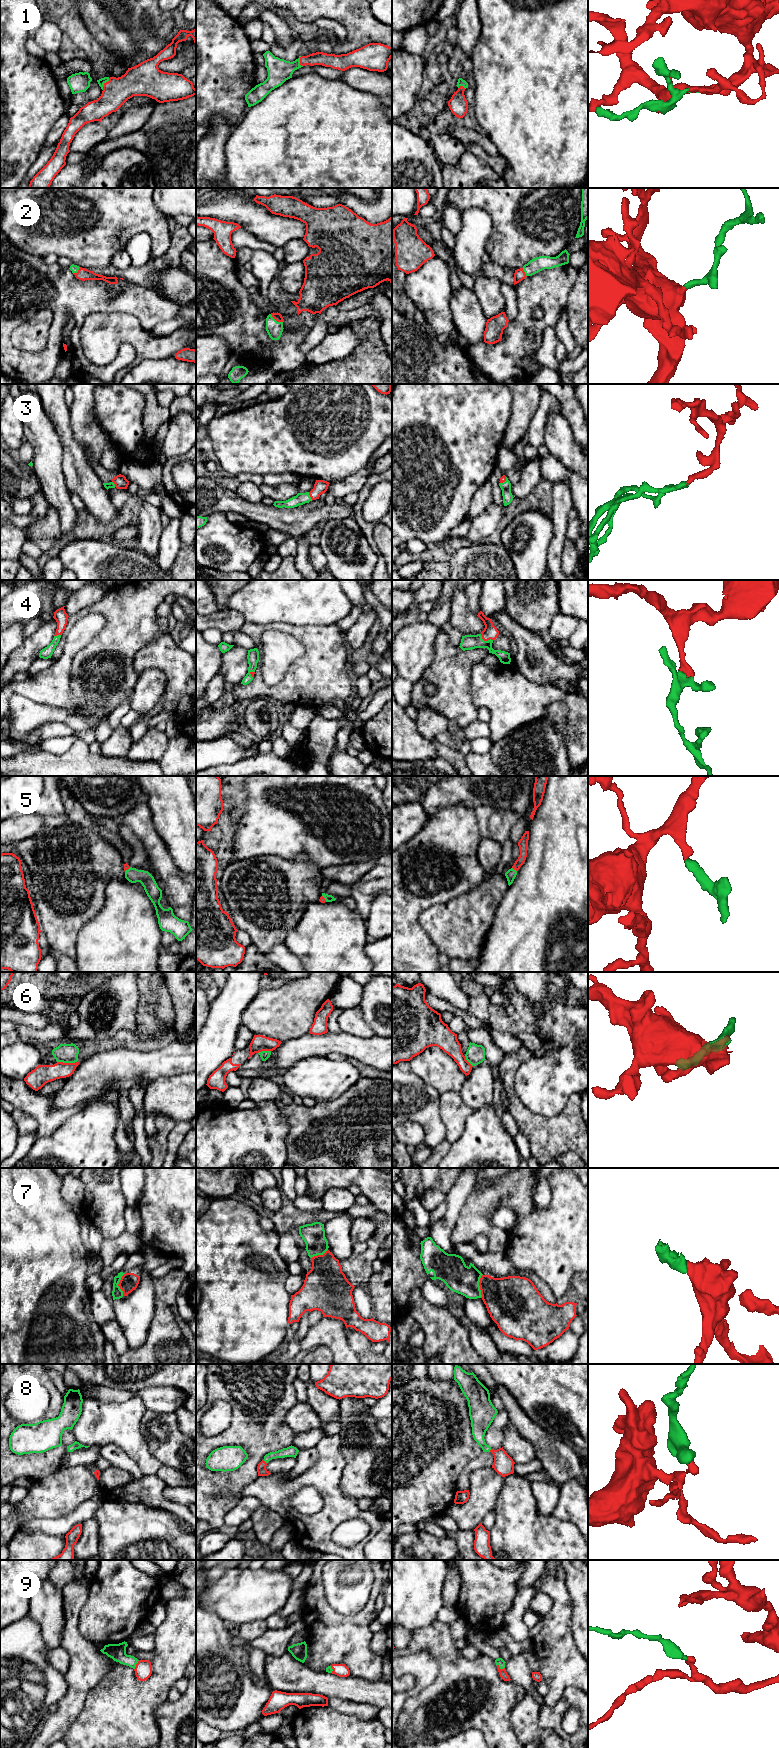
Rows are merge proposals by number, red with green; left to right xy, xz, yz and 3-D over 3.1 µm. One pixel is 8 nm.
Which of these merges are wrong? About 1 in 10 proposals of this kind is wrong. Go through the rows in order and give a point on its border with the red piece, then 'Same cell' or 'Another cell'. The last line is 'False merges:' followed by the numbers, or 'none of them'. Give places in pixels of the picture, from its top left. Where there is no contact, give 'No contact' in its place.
1: Touches red at xy (104, 84). Same cell
2: Touches red at xz (276, 320). Same cell
3: Touches red at xz (310, 496). Same cell
4: Touches red at yz (485, 640). Same cell
5: Touches red at yz (514, 869). Same cell
6: Touches red at xy (67, 1063). Another cell
7: Touches red at yz (479, 1285). Same cell
8: Touches red at xz (264, 1461). Same cell
9: Touches red at yz (501, 1669). Same cell
False merges: 6

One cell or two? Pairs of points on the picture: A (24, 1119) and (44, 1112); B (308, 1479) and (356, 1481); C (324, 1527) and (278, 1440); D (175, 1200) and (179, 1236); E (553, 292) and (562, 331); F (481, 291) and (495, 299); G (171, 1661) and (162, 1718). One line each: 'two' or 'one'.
A: two
B: two
C: two
D: one
E: two
F: one
G: two

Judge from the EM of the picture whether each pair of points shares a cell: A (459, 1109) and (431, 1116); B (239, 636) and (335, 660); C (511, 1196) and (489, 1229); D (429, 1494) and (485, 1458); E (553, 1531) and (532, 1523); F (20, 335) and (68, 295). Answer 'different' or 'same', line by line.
A: different
B: different
C: same
D: different
E: same
F: different

